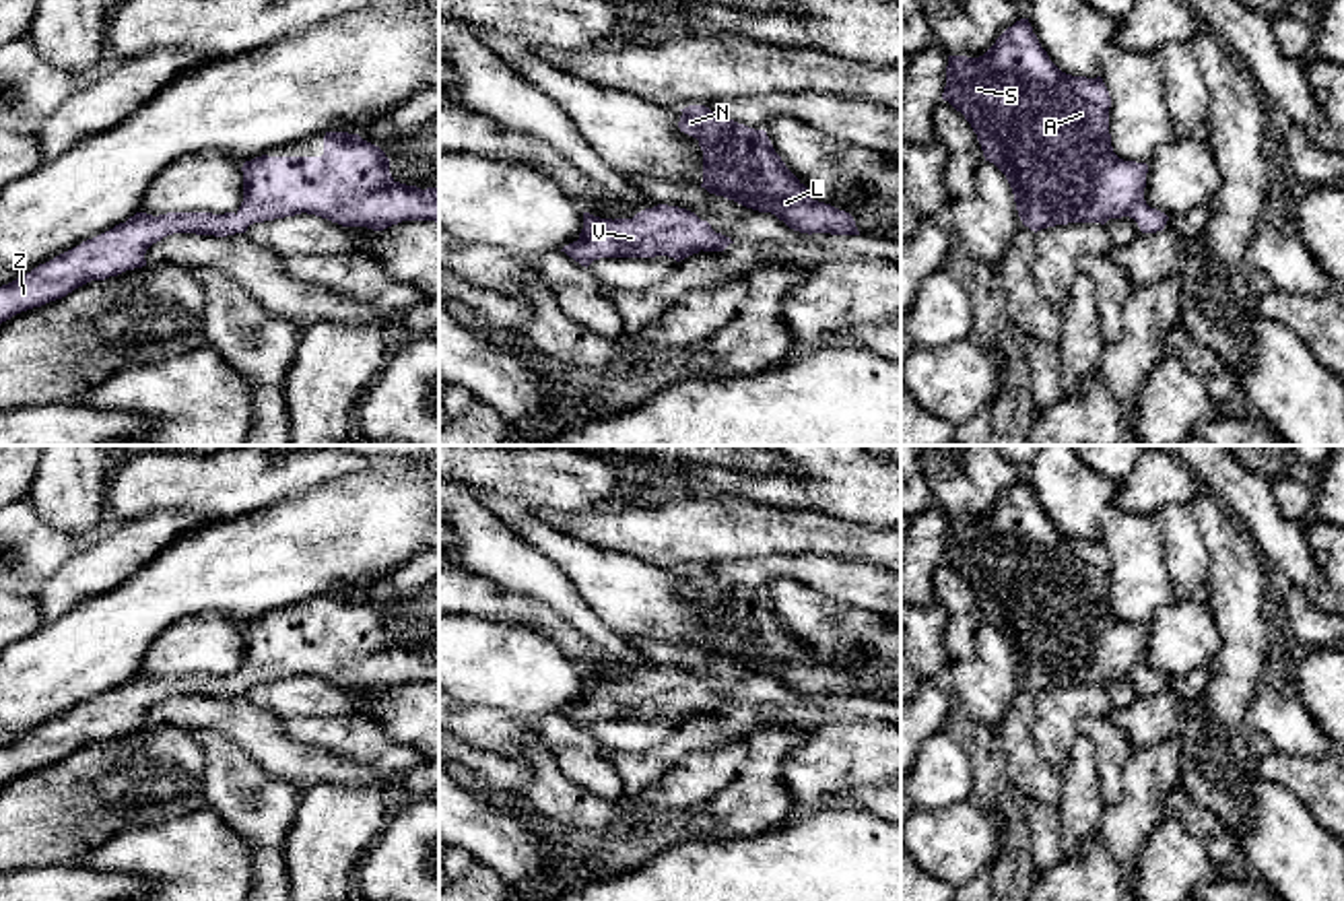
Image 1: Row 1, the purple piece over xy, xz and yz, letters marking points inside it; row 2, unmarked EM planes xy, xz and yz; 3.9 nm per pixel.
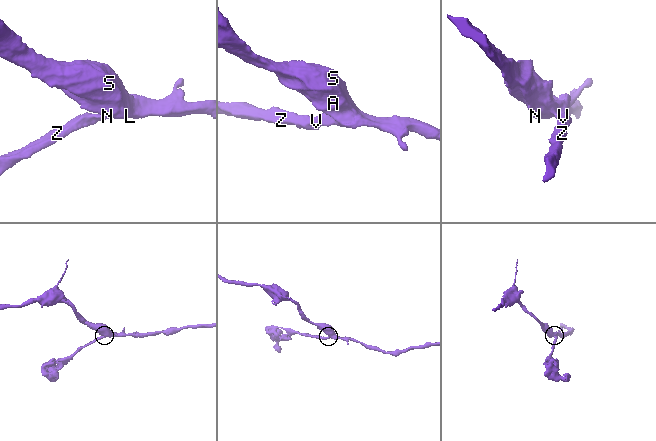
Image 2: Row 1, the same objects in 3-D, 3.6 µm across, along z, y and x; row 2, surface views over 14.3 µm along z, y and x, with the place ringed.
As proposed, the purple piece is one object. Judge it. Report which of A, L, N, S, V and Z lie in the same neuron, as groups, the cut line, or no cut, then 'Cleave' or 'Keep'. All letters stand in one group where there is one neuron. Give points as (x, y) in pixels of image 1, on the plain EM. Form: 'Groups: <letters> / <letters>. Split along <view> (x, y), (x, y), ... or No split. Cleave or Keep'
Groups: A L N S V Z. No split. Keep

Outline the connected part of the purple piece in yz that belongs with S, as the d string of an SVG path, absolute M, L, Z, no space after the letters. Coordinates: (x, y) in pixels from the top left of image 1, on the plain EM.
M1029 480L1008 489L979 520L948 518L942 561L971 586L985 623L994 625L1008 641L1018 678L1031 693L1068 685L1101 685L1130 678L1142 695L1163 693L1169 678L1144 662L1146 625L1123 623L1113 614L1109 596L1111 559L1101 538L1072 538L1062 534L1041 509Z

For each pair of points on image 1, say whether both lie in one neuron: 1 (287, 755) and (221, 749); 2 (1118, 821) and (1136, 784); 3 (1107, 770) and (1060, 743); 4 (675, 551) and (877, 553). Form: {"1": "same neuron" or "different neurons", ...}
{"1": "different neurons", "2": "same neuron", "3": "different neurons", "4": "same neuron"}

